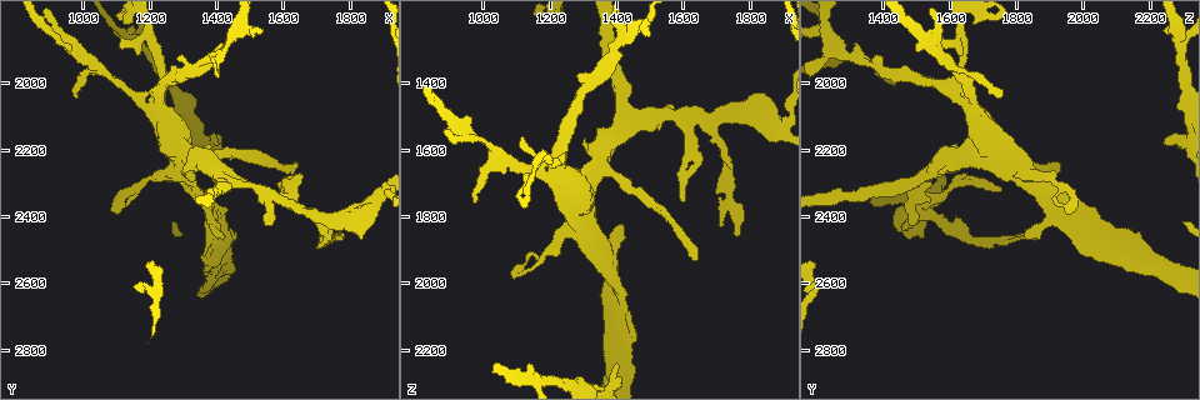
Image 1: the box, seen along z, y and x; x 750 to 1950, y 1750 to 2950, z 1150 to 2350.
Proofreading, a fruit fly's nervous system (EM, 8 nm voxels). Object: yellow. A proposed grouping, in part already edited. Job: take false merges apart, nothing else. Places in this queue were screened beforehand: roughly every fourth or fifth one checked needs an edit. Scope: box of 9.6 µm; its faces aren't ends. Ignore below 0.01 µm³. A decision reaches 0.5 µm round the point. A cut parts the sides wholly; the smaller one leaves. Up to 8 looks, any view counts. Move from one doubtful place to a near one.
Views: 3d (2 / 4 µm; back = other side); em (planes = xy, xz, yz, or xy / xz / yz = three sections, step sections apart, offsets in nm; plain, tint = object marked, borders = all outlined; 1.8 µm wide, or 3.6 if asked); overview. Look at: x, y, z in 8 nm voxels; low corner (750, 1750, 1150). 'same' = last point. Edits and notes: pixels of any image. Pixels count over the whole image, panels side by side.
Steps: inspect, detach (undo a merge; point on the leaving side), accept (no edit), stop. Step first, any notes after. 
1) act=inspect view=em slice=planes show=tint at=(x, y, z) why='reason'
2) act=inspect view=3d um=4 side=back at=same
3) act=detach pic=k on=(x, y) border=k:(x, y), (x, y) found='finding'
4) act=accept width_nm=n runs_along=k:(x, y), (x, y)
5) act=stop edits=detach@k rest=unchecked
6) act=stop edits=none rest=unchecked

act=inspect view=em slice=yz step=4 show=tint at=(930, 1830, 1570) why='closes a loop'

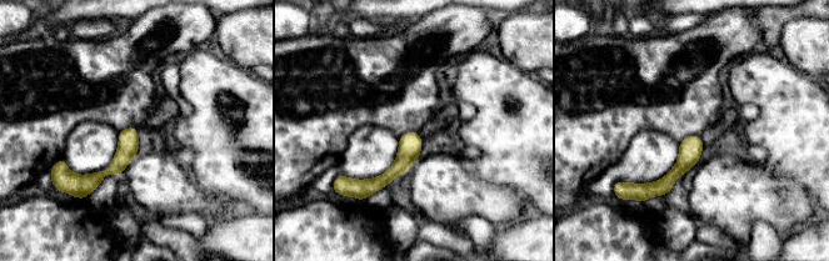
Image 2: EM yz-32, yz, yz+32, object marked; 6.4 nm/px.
act=accept width_nm=130 runs_along=2:(134, 131), (109, 171), (78, 179) found='one cell here'

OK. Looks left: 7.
act=inspect view=3d um=2 at=(1230, 2030, 1610) why='three-way junction'

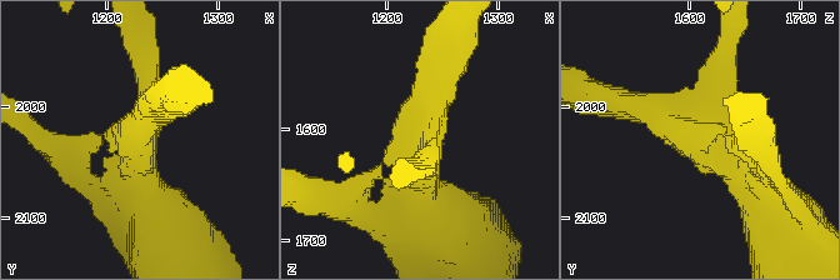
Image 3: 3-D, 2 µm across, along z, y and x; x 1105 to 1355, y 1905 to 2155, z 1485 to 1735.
act=inspect view=em slice=planes show=tint at=(1226, 2028, 1620) arms=3 arm_widths_nm=190,220,460

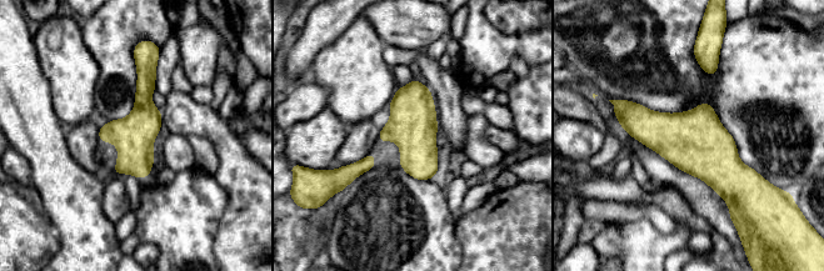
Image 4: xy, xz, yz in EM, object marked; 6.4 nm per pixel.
act=accept width_nm=260 found='continuous, no second cell'

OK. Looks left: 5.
act=inspect view=3d um=4 at=(1290, 2200, 1750) why='sudden change in width'

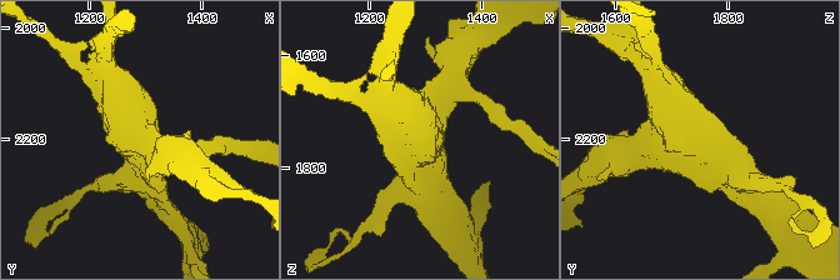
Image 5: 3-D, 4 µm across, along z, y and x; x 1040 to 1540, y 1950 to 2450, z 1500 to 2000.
act=inspect view=em slice=xy step=4 show=tint at=(1290, 2200, 1750) why='now the EM'

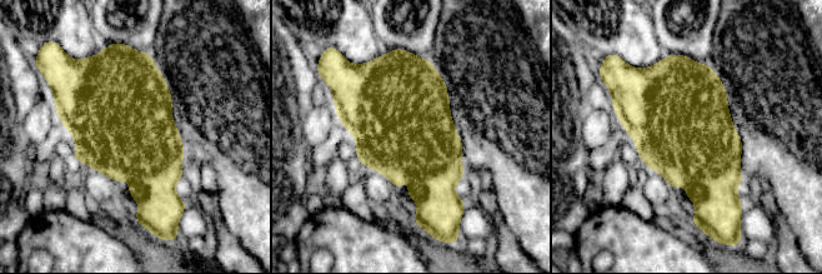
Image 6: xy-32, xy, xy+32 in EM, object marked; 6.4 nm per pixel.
act=inspect view=em slice=planes show=borders at=same why='another direction'

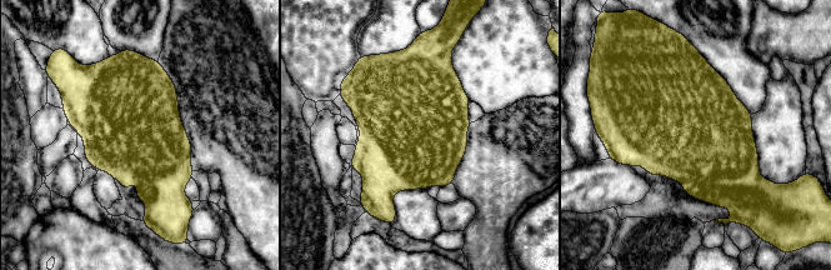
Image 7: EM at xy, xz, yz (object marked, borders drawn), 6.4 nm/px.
act=accept found='one cell here'

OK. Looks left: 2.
act=inspect view=em slice=yz step=16 show=tint at=(1660, 2380, 1520) why='thin neck'

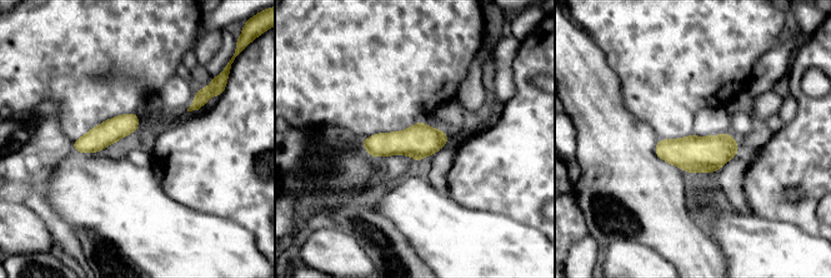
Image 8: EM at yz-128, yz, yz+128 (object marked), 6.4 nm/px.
act=inspect view=em slice=xy step=8 show=tint at=same

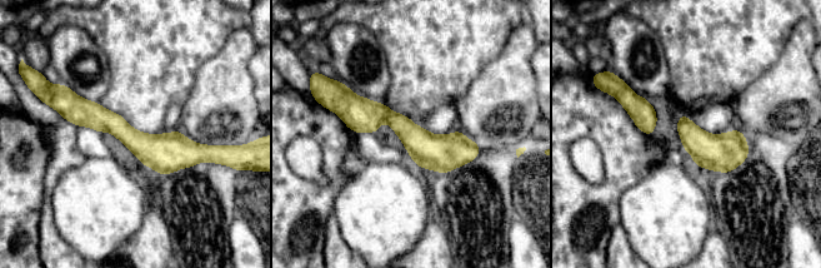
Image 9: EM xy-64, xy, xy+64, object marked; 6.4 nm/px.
act=accept runs_along=9:(63, 109), (149, 149), (205, 148) found='one cell here'

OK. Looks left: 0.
act=stop edits=none rest=unchecked

